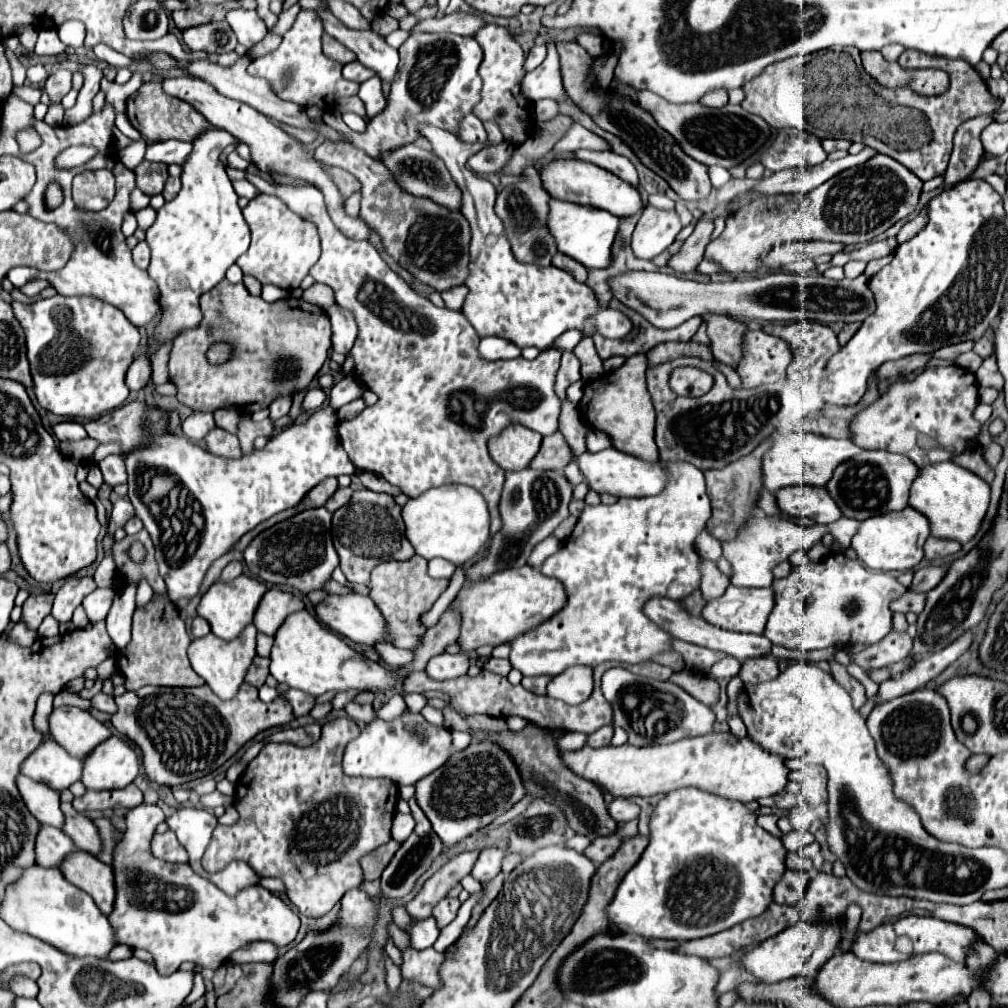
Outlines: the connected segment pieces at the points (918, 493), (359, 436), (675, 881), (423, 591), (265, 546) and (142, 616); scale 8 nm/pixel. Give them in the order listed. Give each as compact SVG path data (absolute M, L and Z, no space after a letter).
M938 462L920 470L910 490L910 506L922 512L930 520L930 530L934 538L956 540L968 544L982 526L982 520L990 506L990 484L976 474L956 466L954 462Z
M246 172L246 178L260 192L284 198L290 210L300 214L304 220L316 224L322 240L322 256L310 268L310 276L316 282L330 286L336 294L336 302L354 312L358 322L358 338L350 350L354 358L356 376L378 394L378 402L364 410L358 418L350 422L340 422L338 432L342 446L350 458L350 462L358 470L368 470L392 486L400 488L410 498L420 496L422 492L442 486L442 484L466 484L476 488L488 502L492 510L490 532L496 534L502 526L502 518L498 512L500 492L504 484L504 470L488 458L486 444L490 438L498 436L508 424L522 424L542 436L554 434L558 430L558 416L562 408L562 400L554 390L556 372L560 368L562 352L556 348L542 350L536 360L524 360L522 356L512 360L486 362L478 358L476 347L480 338L458 310L436 308L428 298L420 298L396 272L388 268L382 256L370 242L356 242L346 238L330 220L326 212L324 198L320 190L314 186L292 186L292 184L276 184L268 182L262 176Z
M678 788L668 792L650 818L650 846L644 850L636 866L622 878L606 908L606 916L620 928L620 932L678 942L712 936L738 922L760 916L772 902L772 888L786 870L788 850L780 838L760 828L756 818L756 812L744 802L718 798L700 788Z
M412 556L406 562L382 562L372 570L370 596L384 614L390 630L396 634L394 646L412 650L418 646L426 628L420 624L420 616L432 608L436 598L446 590L448 580L432 580L426 574L426 560Z
M326 508L304 510L284 522L258 534L244 550L244 564L250 574L268 586L284 586L298 590L300 594L310 594L312 590L322 590L332 578L334 568L338 568L338 554L332 544L332 514Z
M154 594L144 608L134 612L132 640L126 648L116 652L118 672L124 676L126 690L138 690L142 686L204 686L204 680L192 670L186 650L192 638L180 616L178 606L166 594Z

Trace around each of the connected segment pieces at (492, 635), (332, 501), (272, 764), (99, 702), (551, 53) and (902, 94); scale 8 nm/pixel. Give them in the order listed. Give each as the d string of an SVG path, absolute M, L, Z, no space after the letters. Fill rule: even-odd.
M526 564L520 568L500 570L484 580L466 578L450 608L460 614L458 644L464 652L470 652L480 646L512 642L520 634L552 618L552 614L556 614L564 604L564 586L556 578L548 578L540 570Z
M338 488L338 490L328 498L326 508L328 508L330 512L336 512L338 508L342 508L342 506L350 500L350 496L352 496L352 488Z
M334 718L322 726L322 738L312 746L266 744L236 782L234 808L240 820L232 826L216 826L212 842L202 858L204 868L214 872L232 860L244 860L258 876L280 878L288 900L300 914L310 918L324 916L348 890L358 888L362 884L358 860L390 840L390 826L398 802L398 786L388 778L352 778L342 772L344 746L358 734L360 728L354 720Z
M98 692L94 698L90 698L90 702L92 702L94 708L98 708L98 710L102 710L102 712L108 712L108 714L116 712L114 698L108 696L108 694L104 694L104 692Z
M550 38L546 42L546 60L532 72L526 74L522 82L522 94L530 100L542 100L542 98L552 98L556 102L566 102L566 90L562 86L562 74L560 74L560 56L556 52L554 40Z
M904 50L900 54L900 66L946 70L950 76L950 88L948 92L930 98L918 96L908 88L882 88L864 72L856 54L840 52L834 60L828 60L828 54L812 56L802 70L802 78L788 78L786 60L768 66L764 74L742 86L746 94L742 108L758 114L772 128L798 128L816 134L820 140L846 138L858 142L858 134L862 134L862 142L880 154L902 162L918 178L930 180L946 170L952 152L952 138L958 126L974 116L988 114L986 110L1000 110L1002 98L992 96L986 82L964 60ZM892 110L896 110L896 118L890 118Z

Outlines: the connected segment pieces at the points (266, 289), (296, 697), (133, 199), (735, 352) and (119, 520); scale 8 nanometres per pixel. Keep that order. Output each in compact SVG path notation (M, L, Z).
M268 284L262 286L262 298L264 298L266 302L276 302L276 300L282 300L282 298L288 298L288 296L290 296L290 292L286 292L284 288L278 290L278 288L268 286Z
M290 688L290 690L286 690L286 692L282 694L282 698L292 706L296 718L306 716L306 714L312 710L312 706L314 706L314 698L306 696L306 694L300 692L300 690L292 690L292 688Z
M135 188L130 196L130 209L140 210L146 208L150 202L150 198L144 194L139 188Z
M704 314L704 322L708 324L708 336L710 336L710 350L716 362L736 368L742 360L744 352L744 334L748 332L748 326L744 322L732 320L728 316L716 316L716 314Z
M120 498L114 502L114 508L110 514L110 526L108 526L108 536L112 538L112 546L114 546L114 532L118 528L124 528L132 516L134 516L134 506L132 502L128 502L128 498Z

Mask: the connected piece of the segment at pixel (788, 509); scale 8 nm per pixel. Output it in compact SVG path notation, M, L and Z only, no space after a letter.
M788 486L776 492L776 502L782 512L806 516L816 524L832 524L842 518L840 506L836 506L828 490L820 486Z

